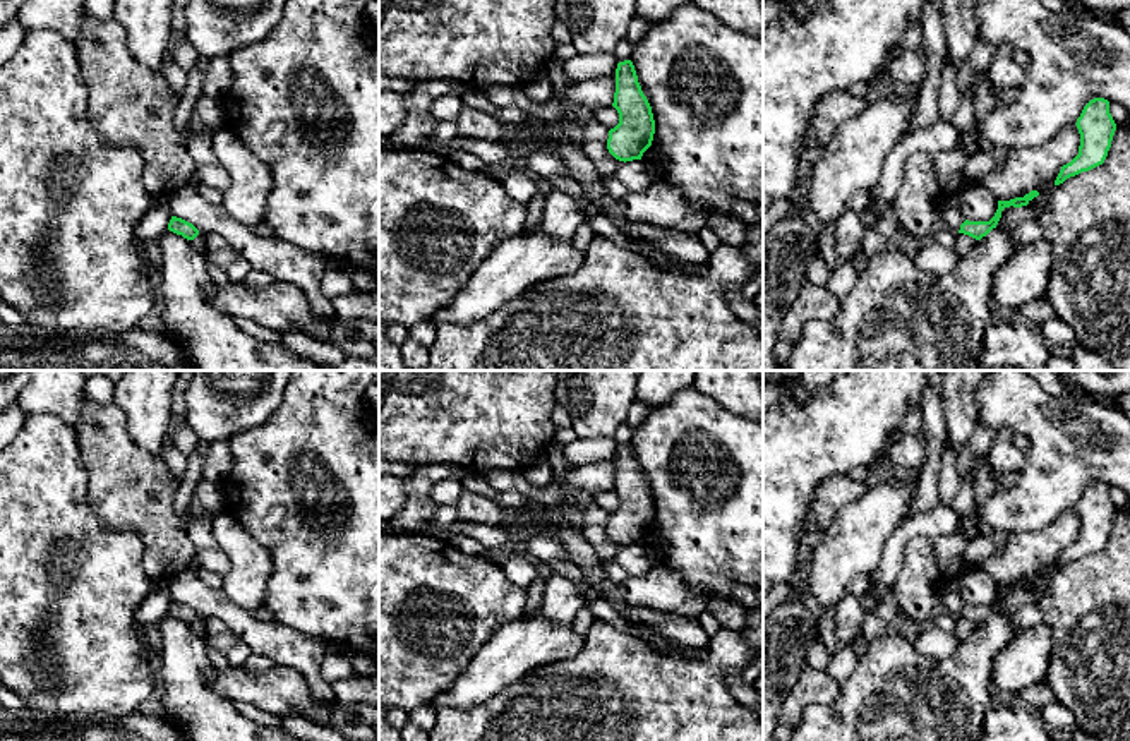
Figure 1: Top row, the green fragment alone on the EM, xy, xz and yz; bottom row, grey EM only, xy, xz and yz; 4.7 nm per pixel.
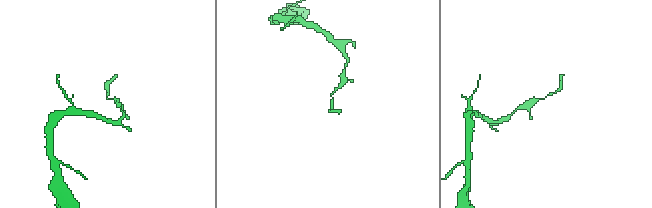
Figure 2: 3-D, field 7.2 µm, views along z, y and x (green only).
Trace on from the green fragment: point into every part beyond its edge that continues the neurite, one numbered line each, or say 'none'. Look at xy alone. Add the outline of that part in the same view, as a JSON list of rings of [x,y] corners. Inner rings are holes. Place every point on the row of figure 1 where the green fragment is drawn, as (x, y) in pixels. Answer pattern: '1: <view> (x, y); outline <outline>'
none

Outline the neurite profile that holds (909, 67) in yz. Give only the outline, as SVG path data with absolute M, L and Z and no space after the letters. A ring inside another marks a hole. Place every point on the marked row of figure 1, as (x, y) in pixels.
M923 46L916 51L900 53L888 63L893 79L905 84L921 84L926 77L926 55Z

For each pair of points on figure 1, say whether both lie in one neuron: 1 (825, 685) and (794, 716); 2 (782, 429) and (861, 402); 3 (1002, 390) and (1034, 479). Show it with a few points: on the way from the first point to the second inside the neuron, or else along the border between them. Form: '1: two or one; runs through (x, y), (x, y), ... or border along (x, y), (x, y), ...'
1: one; runs through (817, 688), (798, 707)
2: one; runs through (801, 429), (834, 429), (842, 421)
3: one; runs through (1022, 412), (1038, 429), (1038, 457)

